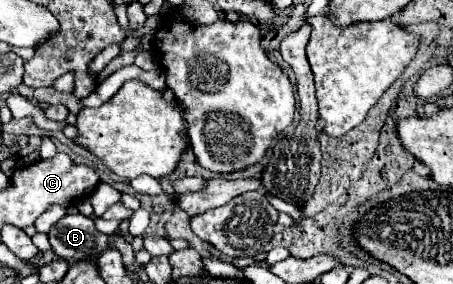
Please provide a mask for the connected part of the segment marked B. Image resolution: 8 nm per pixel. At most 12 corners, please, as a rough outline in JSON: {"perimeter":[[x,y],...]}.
{"perimeter":[[66,214],[48,232],[52,252],[84,260],[110,248],[94,220]]}

